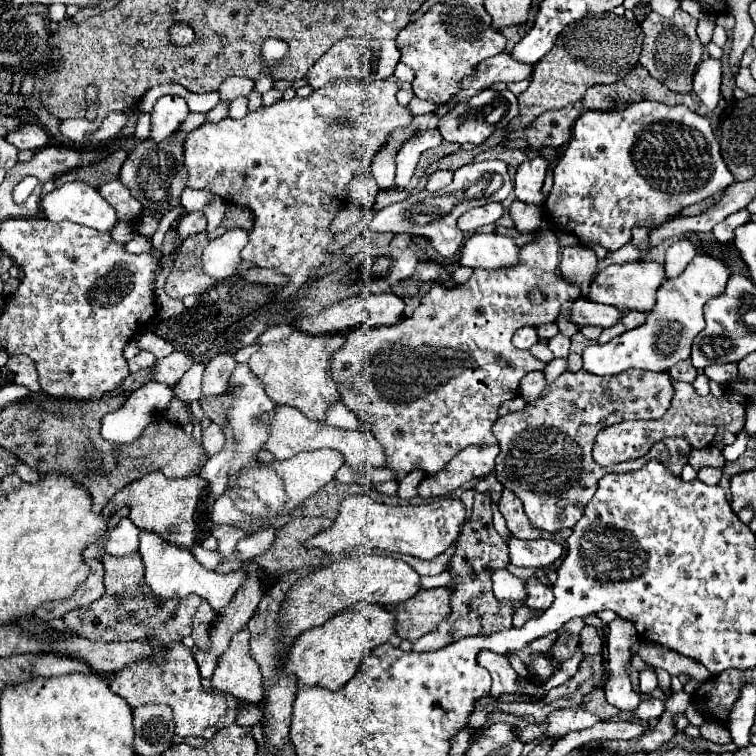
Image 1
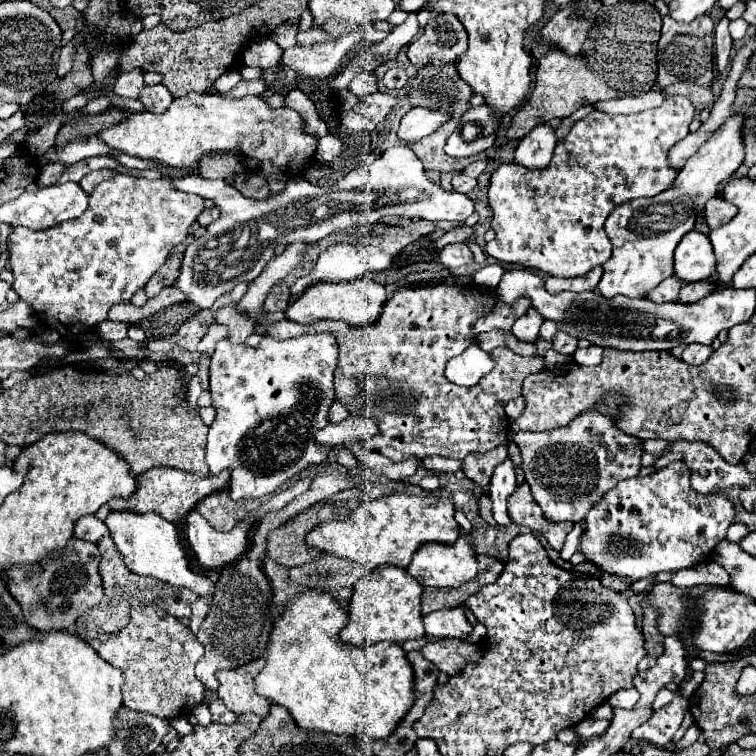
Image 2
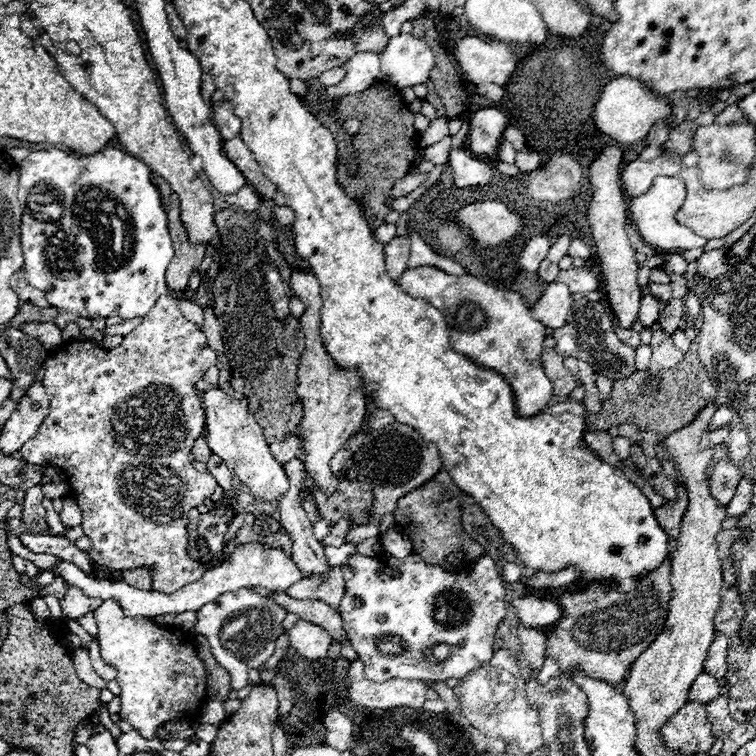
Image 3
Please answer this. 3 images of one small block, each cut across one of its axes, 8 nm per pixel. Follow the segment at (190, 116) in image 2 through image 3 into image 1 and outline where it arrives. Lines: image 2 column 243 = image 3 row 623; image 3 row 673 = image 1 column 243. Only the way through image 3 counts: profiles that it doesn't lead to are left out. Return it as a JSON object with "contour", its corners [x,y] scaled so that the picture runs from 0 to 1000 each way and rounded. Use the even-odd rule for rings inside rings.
{"contour":[[[444,103],[444,106],[437,106],[429,116],[415,119],[415,124],[410,124],[405,130],[394,130],[394,127],[392,130],[384,130],[384,132],[376,130],[376,132],[360,138],[360,140],[344,140],[341,146],[328,148],[317,159],[296,156],[296,159],[291,159],[286,164],[270,161],[265,169],[259,169],[251,177],[246,177],[246,185],[243,185],[243,220],[249,225],[249,241],[246,241],[246,246],[249,249],[257,249],[257,251],[283,254],[291,262],[296,262],[299,267],[307,267],[307,270],[315,270],[315,272],[328,272],[336,280],[339,294],[336,294],[336,302],[331,307],[331,320],[320,331],[320,341],[336,347],[344,354],[365,354],[373,362],[381,362],[384,365],[384,378],[399,378],[399,376],[405,376],[410,370],[410,360],[415,354],[431,352],[439,344],[439,339],[431,333],[431,328],[434,328],[434,323],[439,317],[439,307],[434,302],[437,302],[437,294],[439,294],[442,283],[458,267],[458,246],[460,246],[460,241],[471,230],[489,228],[492,225],[489,222],[492,220],[492,212],[495,212],[497,201],[511,190],[516,175],[521,169],[526,169],[526,167],[537,167],[545,159],[545,151],[540,148],[540,143],[537,140],[529,140],[524,135],[524,122],[526,122],[526,111],[519,103],[513,103],[513,106],[497,106],[497,108],[481,108],[476,103],[458,103],[458,106],[455,103]]]}

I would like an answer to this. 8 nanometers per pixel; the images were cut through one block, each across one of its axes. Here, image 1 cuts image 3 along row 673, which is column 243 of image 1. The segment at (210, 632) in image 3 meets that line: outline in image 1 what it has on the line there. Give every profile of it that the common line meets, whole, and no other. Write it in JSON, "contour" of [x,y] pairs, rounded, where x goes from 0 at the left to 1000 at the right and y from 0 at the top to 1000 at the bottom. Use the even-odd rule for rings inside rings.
{"contour":[[[304,302],[291,315],[275,320],[267,333],[267,354],[283,373],[294,373],[307,365],[320,347],[317,333],[328,323],[328,307],[323,302]]]}

